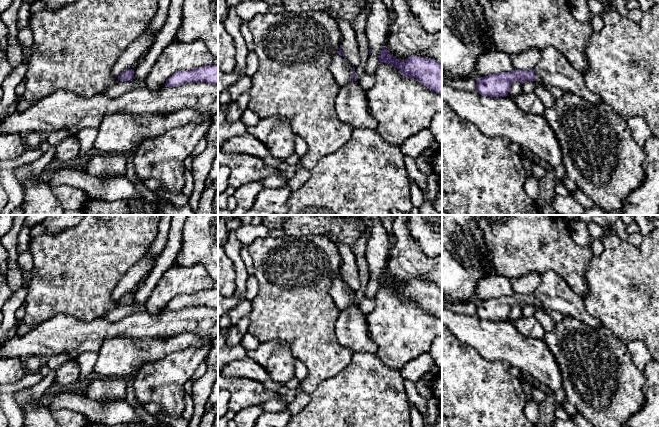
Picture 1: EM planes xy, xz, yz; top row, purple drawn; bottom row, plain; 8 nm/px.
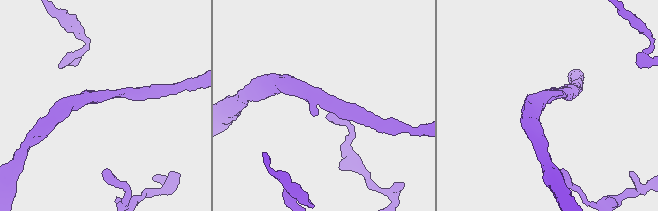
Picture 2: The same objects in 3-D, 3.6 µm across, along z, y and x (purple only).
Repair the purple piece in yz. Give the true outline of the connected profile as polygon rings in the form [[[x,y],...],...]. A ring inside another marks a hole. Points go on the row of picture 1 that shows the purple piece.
[[[545,47],[541,50],[541,59],[532,70],[493,73],[478,78],[476,91],[483,96],[506,97],[514,82],[523,84],[527,81],[538,80],[570,91],[593,104],[604,102],[588,89],[583,73],[574,68],[554,47]]]

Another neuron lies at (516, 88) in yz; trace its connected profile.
[[[516,81],[511,85],[511,88],[508,92],[507,97],[514,98],[515,96],[517,96],[521,92],[522,92],[522,84],[518,81]]]

